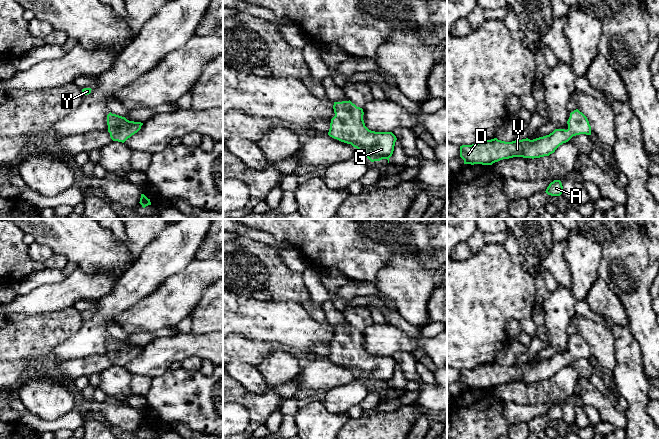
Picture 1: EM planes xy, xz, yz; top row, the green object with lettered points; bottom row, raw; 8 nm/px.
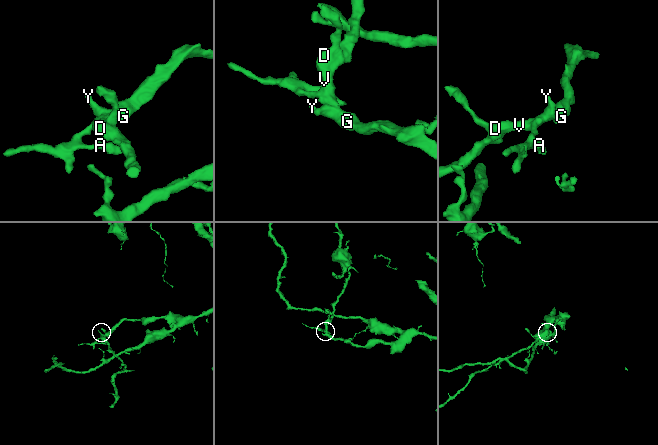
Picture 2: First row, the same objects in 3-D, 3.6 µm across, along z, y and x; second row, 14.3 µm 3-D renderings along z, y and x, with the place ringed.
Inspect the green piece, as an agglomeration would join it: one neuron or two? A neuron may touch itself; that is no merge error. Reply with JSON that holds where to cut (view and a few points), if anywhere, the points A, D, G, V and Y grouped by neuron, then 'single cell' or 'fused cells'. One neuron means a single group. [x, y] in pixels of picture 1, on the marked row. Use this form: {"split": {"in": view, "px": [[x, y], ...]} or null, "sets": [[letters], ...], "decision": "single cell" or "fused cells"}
{"split": null, "sets": [["A", "D", "G", "V", "Y"]], "decision": "single cell"}

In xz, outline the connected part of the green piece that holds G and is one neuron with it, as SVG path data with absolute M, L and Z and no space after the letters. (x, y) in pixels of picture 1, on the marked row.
M350 100L334 102L333 109L335 116L330 123L330 137L351 144L371 162L387 159L389 163L397 140L392 132L369 130L363 120L363 109Z

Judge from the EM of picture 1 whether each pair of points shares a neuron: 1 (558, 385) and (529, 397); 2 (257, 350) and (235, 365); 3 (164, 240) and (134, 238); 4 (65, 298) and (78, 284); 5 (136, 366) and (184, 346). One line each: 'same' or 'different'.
1: same
2: different
3: different
4: same
5: same

